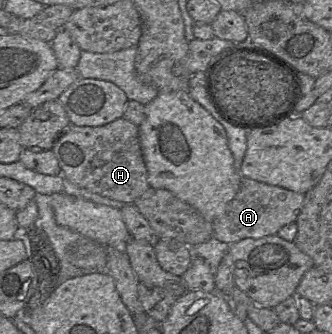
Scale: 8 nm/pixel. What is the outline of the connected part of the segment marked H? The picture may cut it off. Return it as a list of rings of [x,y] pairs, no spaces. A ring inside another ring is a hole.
[[[119,118],[103,126],[70,124],[52,148],[64,179],[90,192],[126,204],[133,204],[149,188],[139,127]]]

